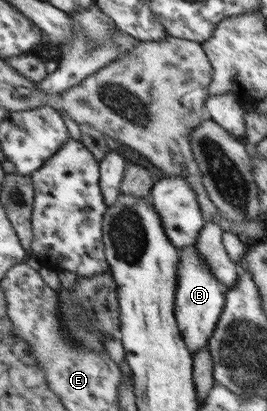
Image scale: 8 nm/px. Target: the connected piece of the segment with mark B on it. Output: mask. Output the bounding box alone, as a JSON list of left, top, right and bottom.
[174,249,225,355]

